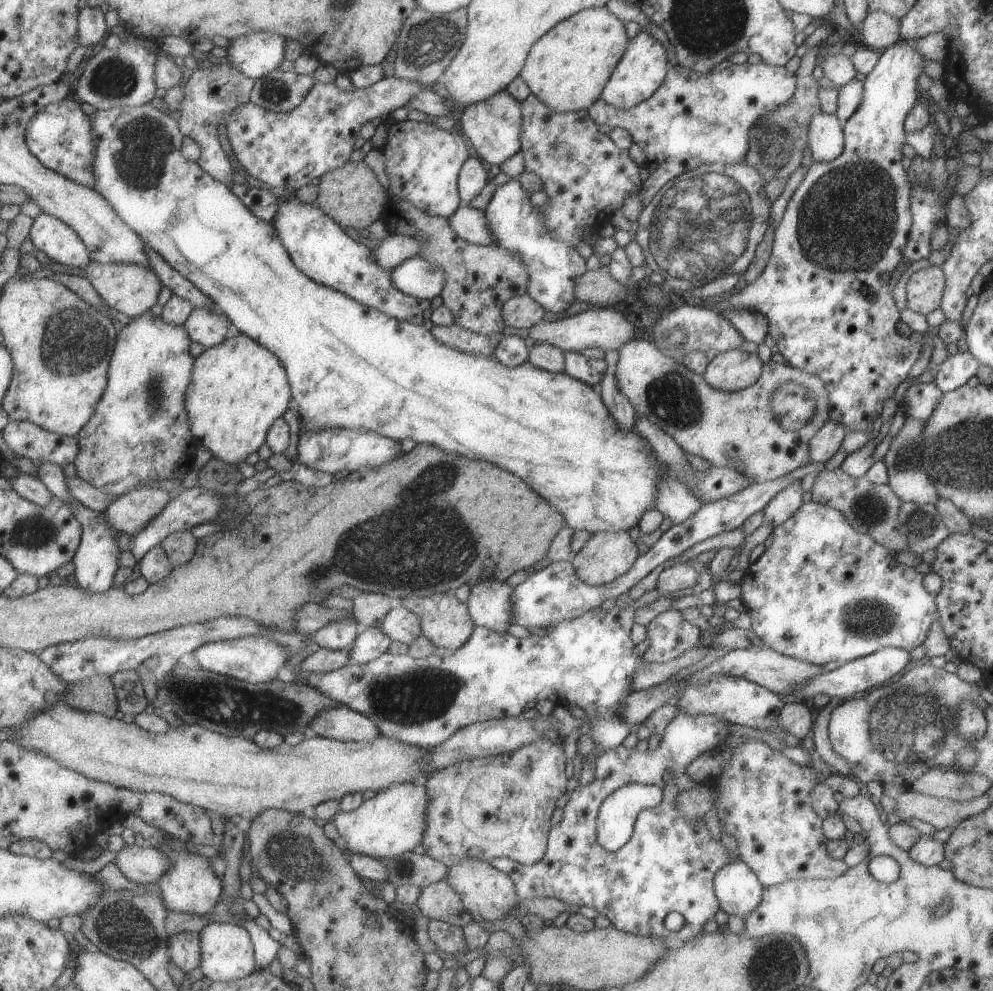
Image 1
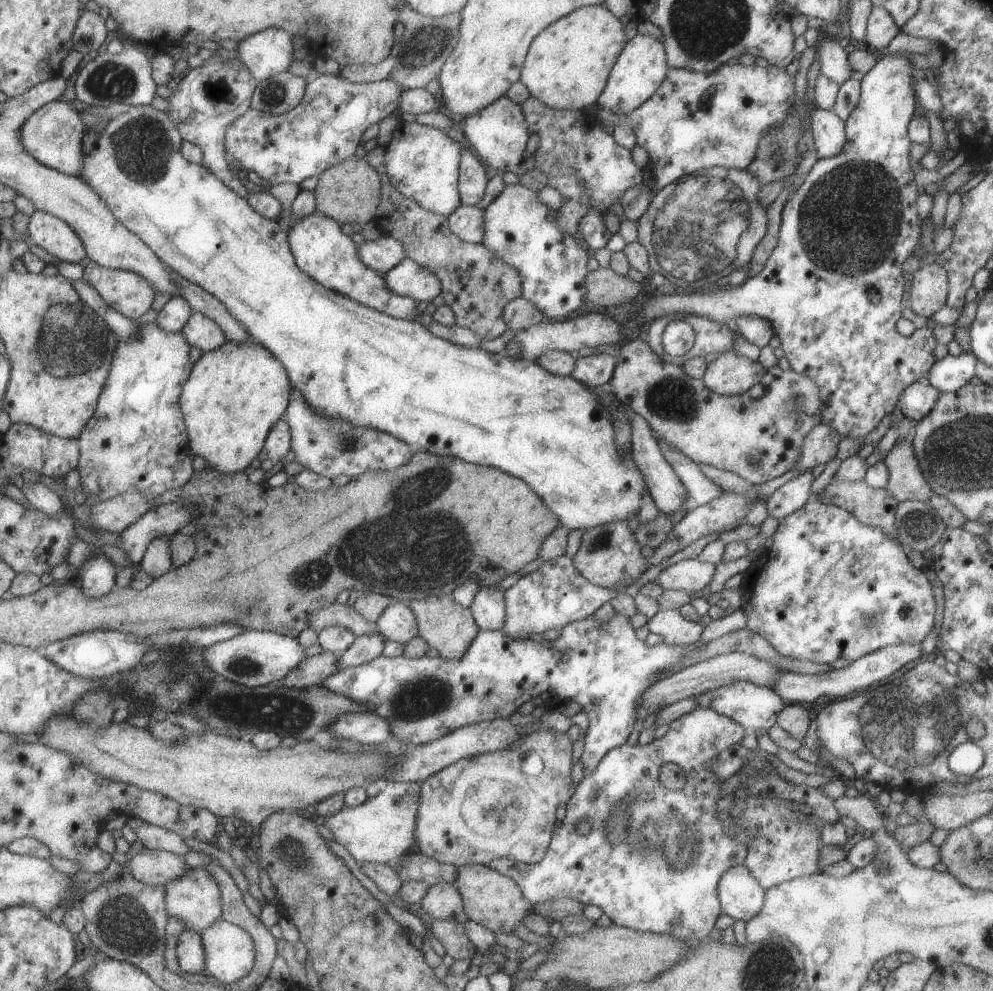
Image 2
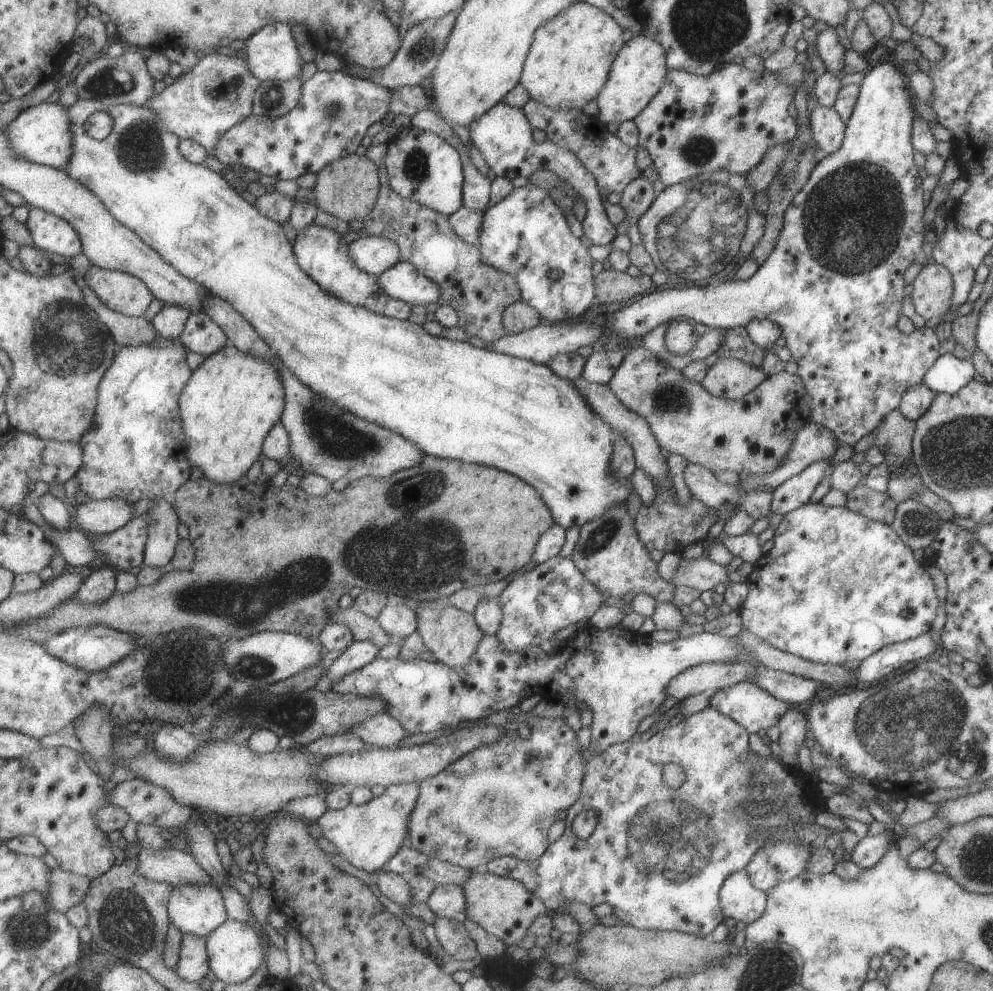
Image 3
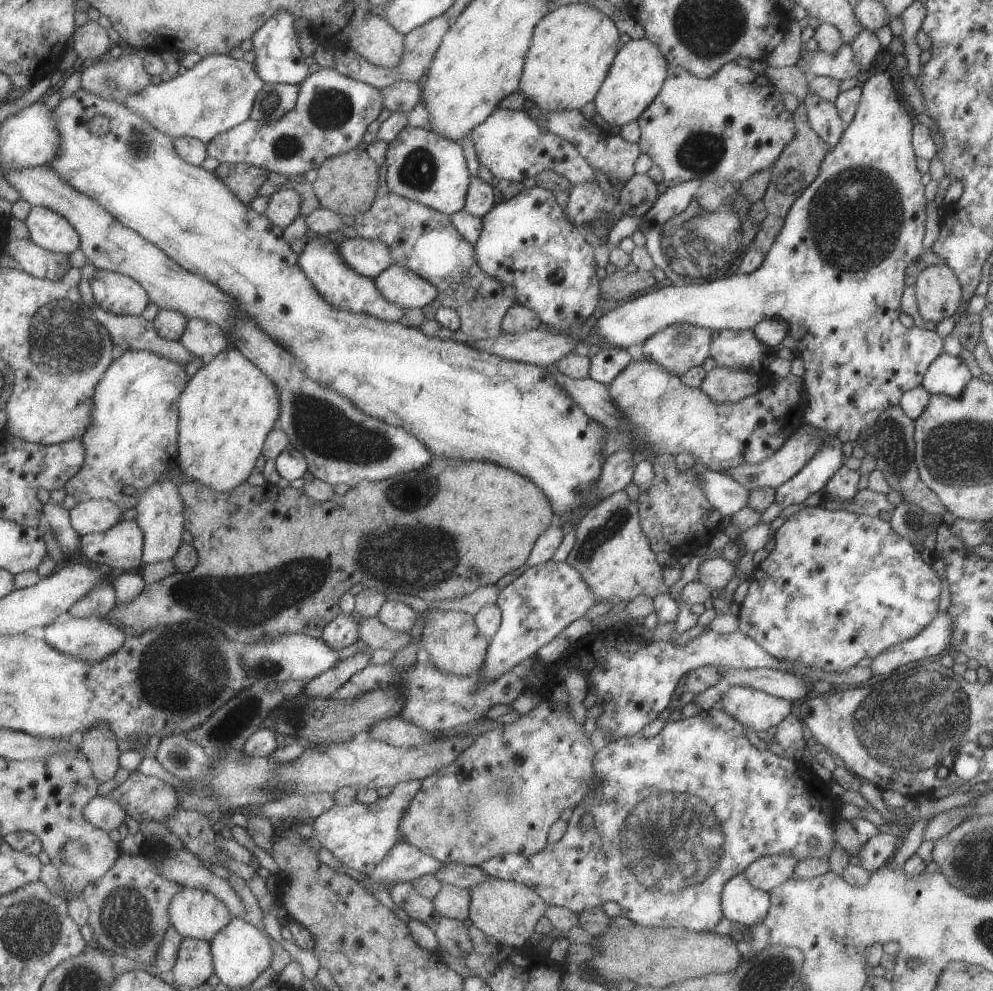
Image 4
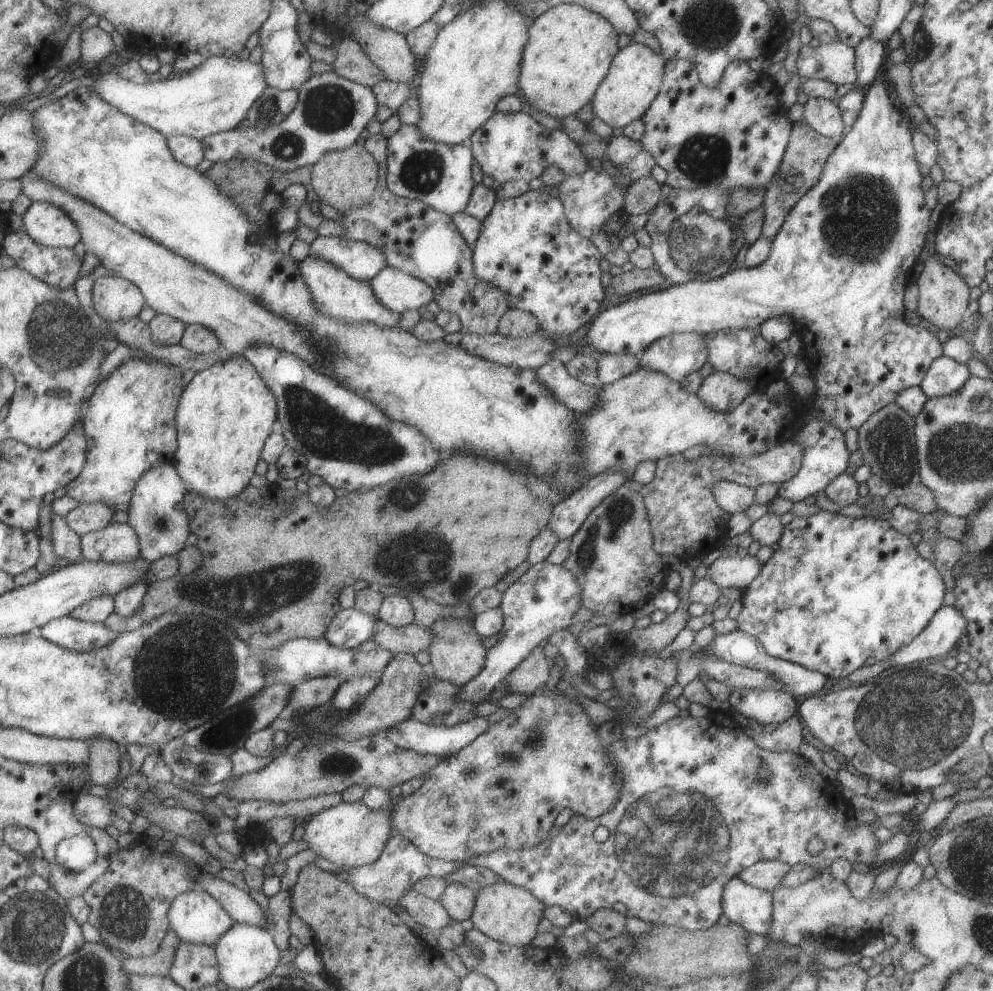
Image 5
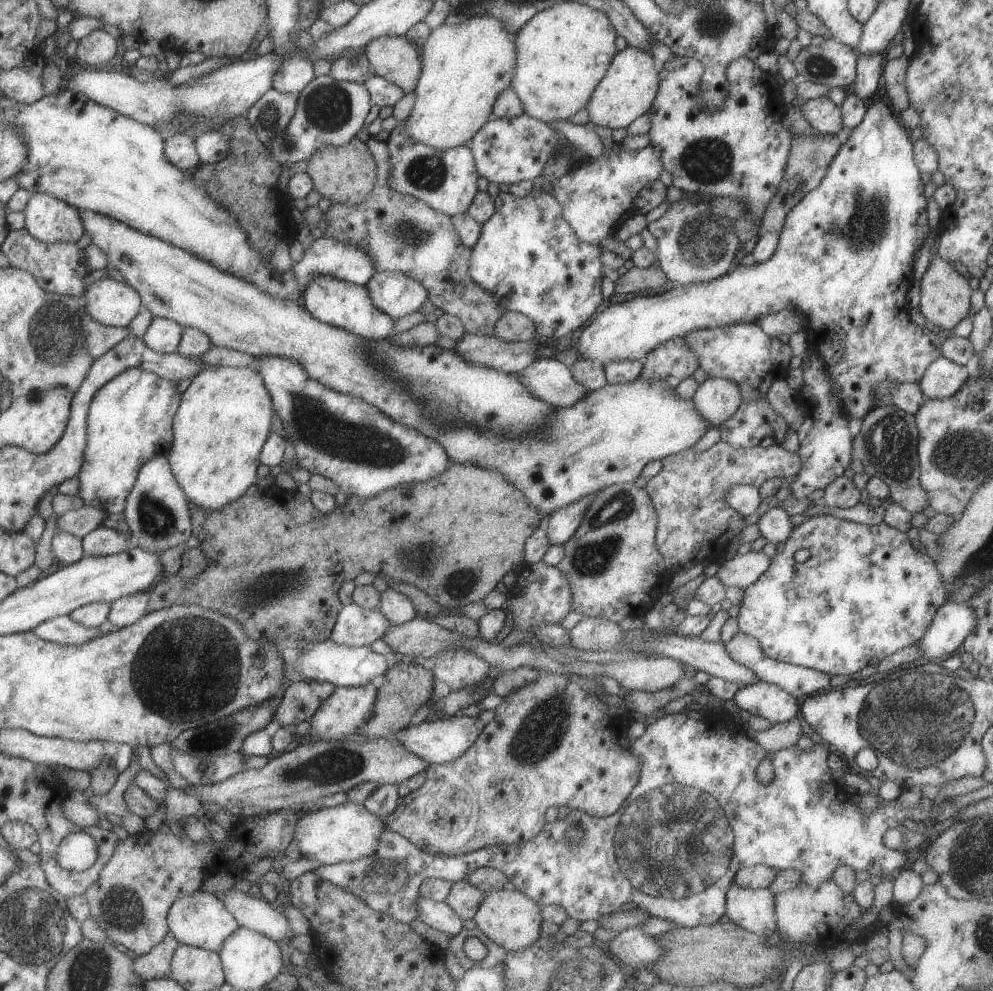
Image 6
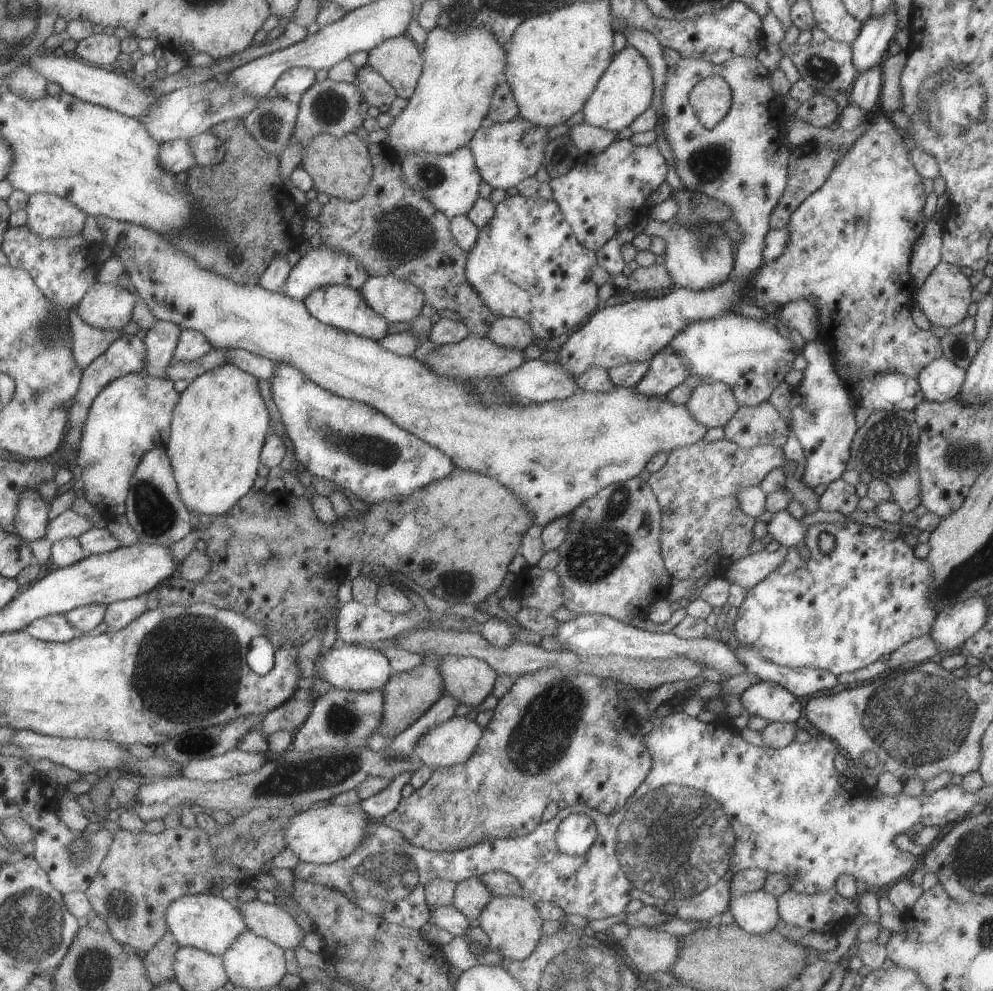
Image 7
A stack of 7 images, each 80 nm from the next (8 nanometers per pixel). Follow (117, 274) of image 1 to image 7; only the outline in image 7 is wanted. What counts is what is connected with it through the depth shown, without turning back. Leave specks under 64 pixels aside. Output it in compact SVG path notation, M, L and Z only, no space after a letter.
M96 282L80 302L76 314L91 326L118 331L134 320L139 297L119 284Z

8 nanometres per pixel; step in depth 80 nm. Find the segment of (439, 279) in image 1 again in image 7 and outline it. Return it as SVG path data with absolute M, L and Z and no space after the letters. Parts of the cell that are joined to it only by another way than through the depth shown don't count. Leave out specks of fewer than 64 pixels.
M395 275L369 276L359 290L367 306L392 323L417 317L424 303L419 287Z

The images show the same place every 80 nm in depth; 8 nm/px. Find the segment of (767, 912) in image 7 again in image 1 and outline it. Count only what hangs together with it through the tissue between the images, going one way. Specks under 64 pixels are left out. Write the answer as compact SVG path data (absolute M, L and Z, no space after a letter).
M735 856L715 872L712 889L718 908L742 919L759 904L764 888L753 871Z

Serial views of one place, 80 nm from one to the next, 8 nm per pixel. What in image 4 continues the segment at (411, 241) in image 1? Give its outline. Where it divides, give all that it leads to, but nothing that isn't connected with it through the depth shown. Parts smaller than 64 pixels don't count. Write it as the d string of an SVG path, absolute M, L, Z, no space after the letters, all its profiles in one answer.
M356 236L344 240L339 246L343 258L364 277L374 279L394 263L389 247L379 239Z

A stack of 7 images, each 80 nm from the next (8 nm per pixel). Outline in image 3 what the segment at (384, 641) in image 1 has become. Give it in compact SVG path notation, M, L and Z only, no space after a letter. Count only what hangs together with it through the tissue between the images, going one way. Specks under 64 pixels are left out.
M355 641L349 649L329 664L328 674L324 677L323 687L330 687L353 671L359 670L377 657L378 646L369 641Z

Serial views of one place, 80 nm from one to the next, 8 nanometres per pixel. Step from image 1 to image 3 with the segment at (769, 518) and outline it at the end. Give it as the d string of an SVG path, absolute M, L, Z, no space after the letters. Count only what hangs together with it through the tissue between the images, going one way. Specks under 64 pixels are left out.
M824 459L810 464L799 474L785 479L772 491L772 499L769 505L770 512L783 516L785 513L807 503L815 485L831 468L831 459Z

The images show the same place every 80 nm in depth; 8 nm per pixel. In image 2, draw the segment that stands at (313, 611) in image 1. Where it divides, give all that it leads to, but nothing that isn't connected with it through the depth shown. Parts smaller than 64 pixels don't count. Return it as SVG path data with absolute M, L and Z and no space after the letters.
M333 603L311 613L308 626L317 634L334 626L351 629L357 636L377 633L376 626L367 622L354 606L340 603Z

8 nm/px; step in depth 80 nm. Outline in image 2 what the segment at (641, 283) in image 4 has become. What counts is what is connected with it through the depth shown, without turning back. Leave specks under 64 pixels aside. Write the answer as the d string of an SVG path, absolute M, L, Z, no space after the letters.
M597 267L589 271L584 276L583 286L585 301L611 310L619 304L630 304L641 288L639 283L615 274L611 267Z

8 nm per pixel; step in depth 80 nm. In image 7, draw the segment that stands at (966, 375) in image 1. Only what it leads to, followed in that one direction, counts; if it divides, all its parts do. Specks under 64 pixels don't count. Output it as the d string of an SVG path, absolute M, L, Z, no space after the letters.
M941 356L923 367L916 381L925 401L943 402L959 394L965 373L966 369Z

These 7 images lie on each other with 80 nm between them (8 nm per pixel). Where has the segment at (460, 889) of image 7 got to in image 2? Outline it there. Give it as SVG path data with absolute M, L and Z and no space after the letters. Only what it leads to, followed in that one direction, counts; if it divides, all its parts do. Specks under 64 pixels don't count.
M437 883L427 887L419 903L432 919L457 921L462 925L468 920L461 897L451 883Z

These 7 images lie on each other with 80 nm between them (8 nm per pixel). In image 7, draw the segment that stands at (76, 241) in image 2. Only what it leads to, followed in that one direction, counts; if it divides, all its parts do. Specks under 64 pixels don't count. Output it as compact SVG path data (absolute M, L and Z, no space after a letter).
M53 193L30 195L27 205L28 226L46 239L71 238L81 235L87 213L75 203Z

